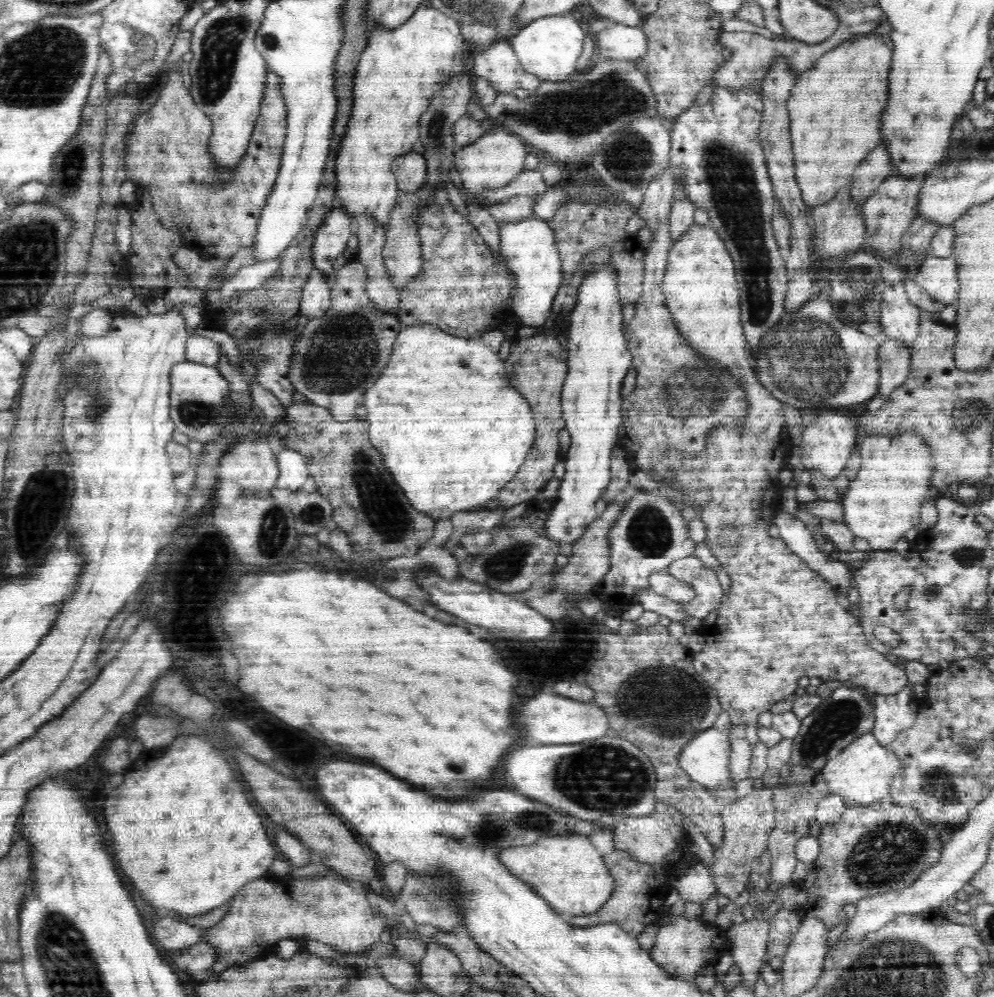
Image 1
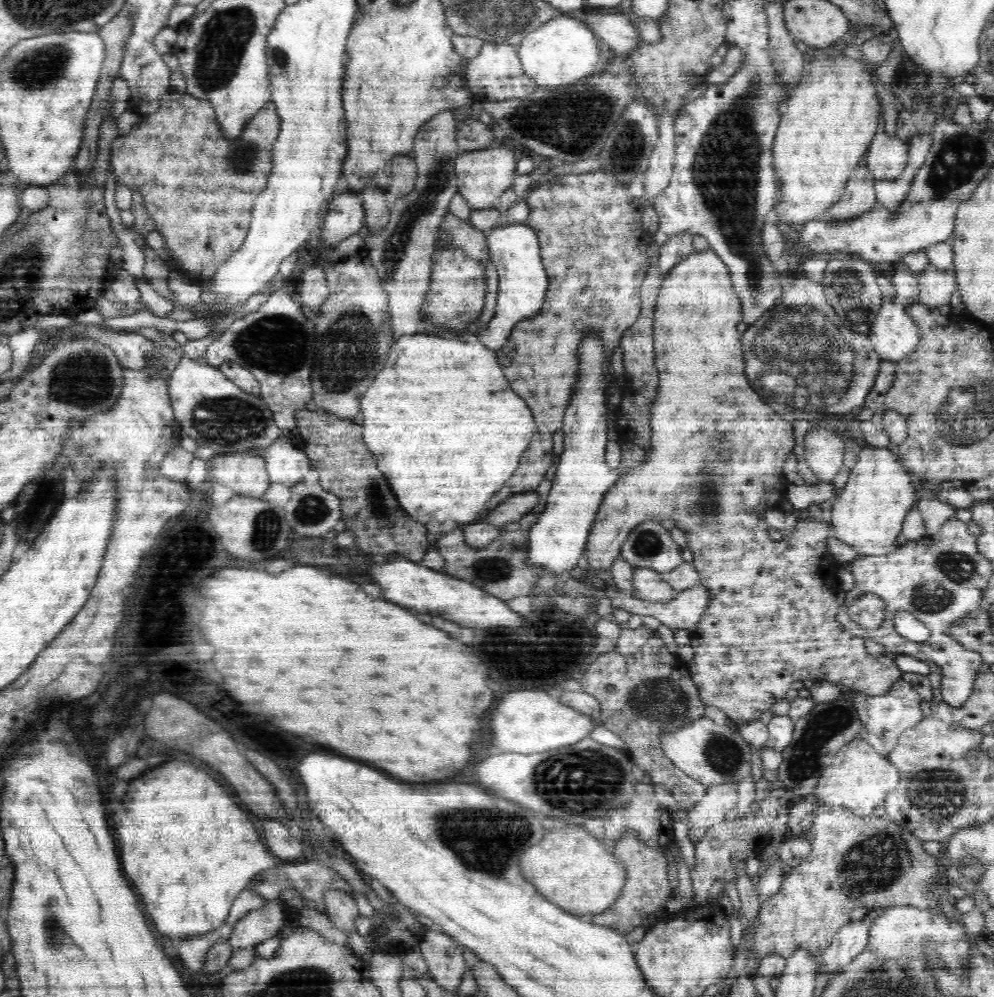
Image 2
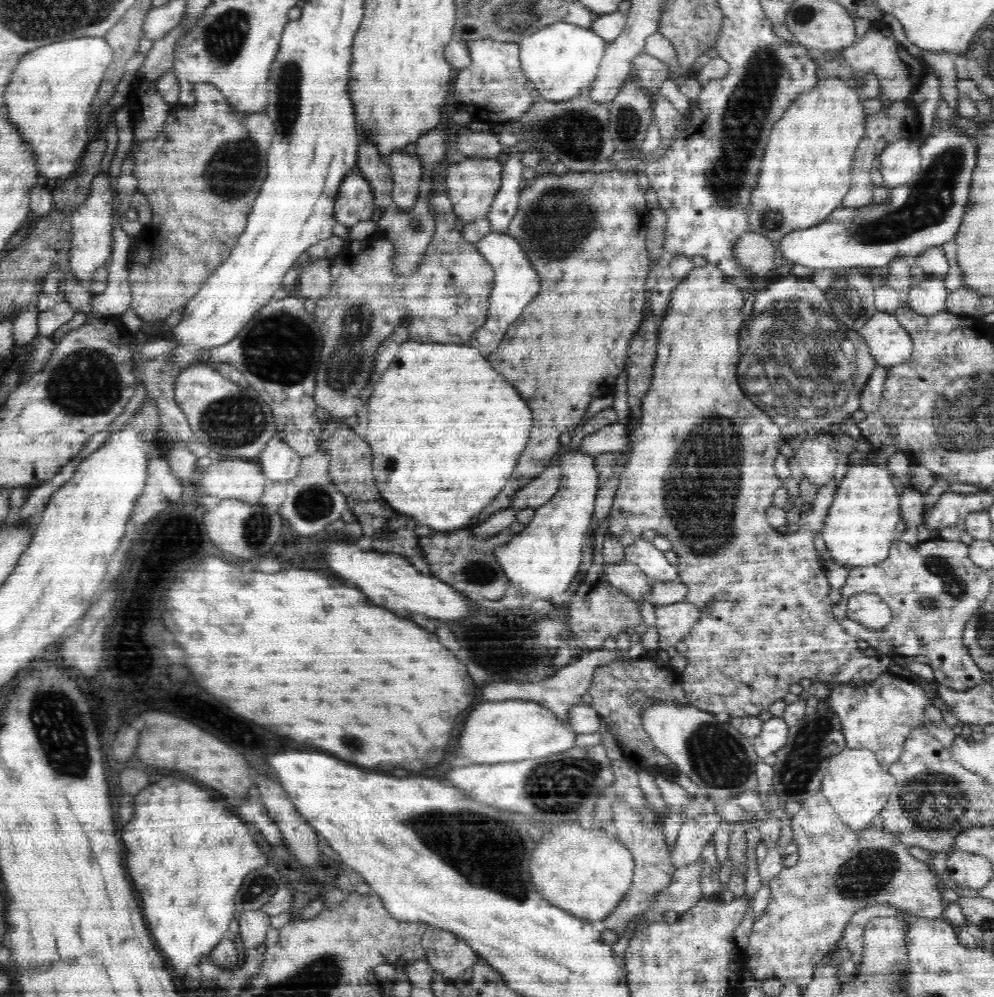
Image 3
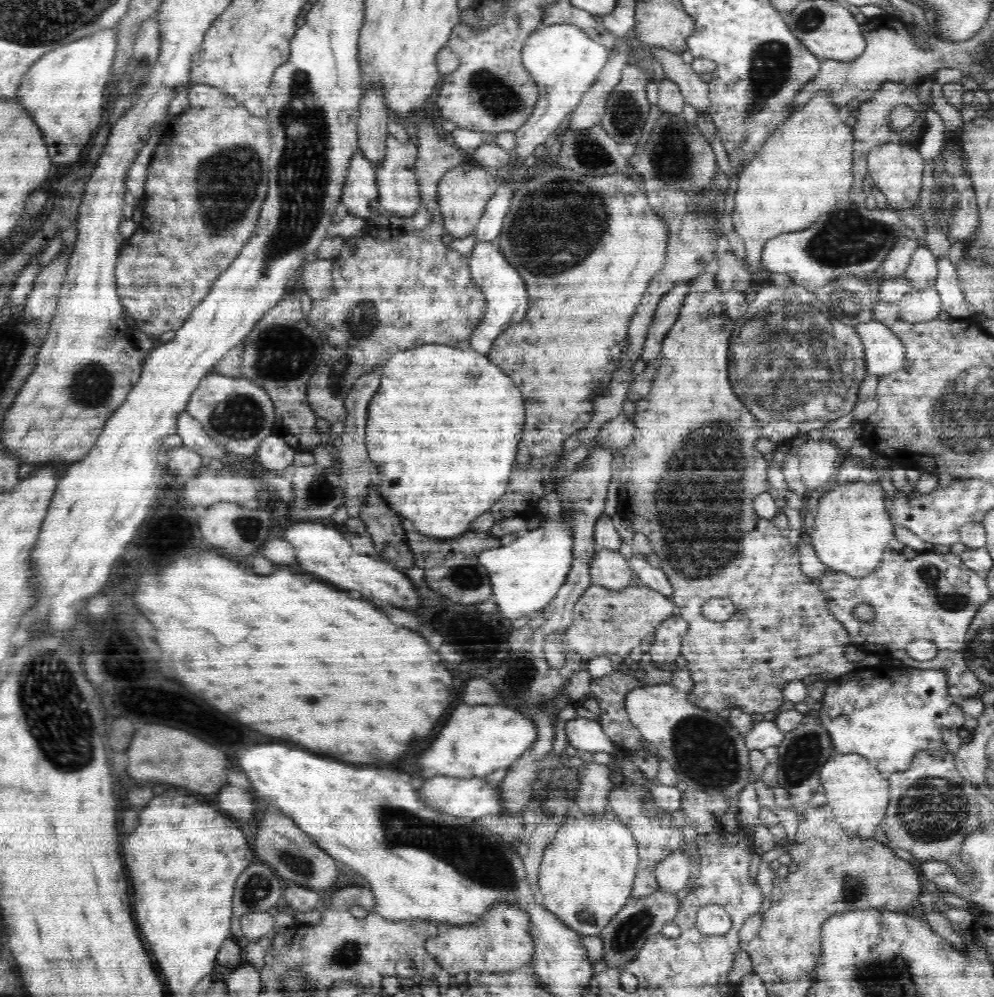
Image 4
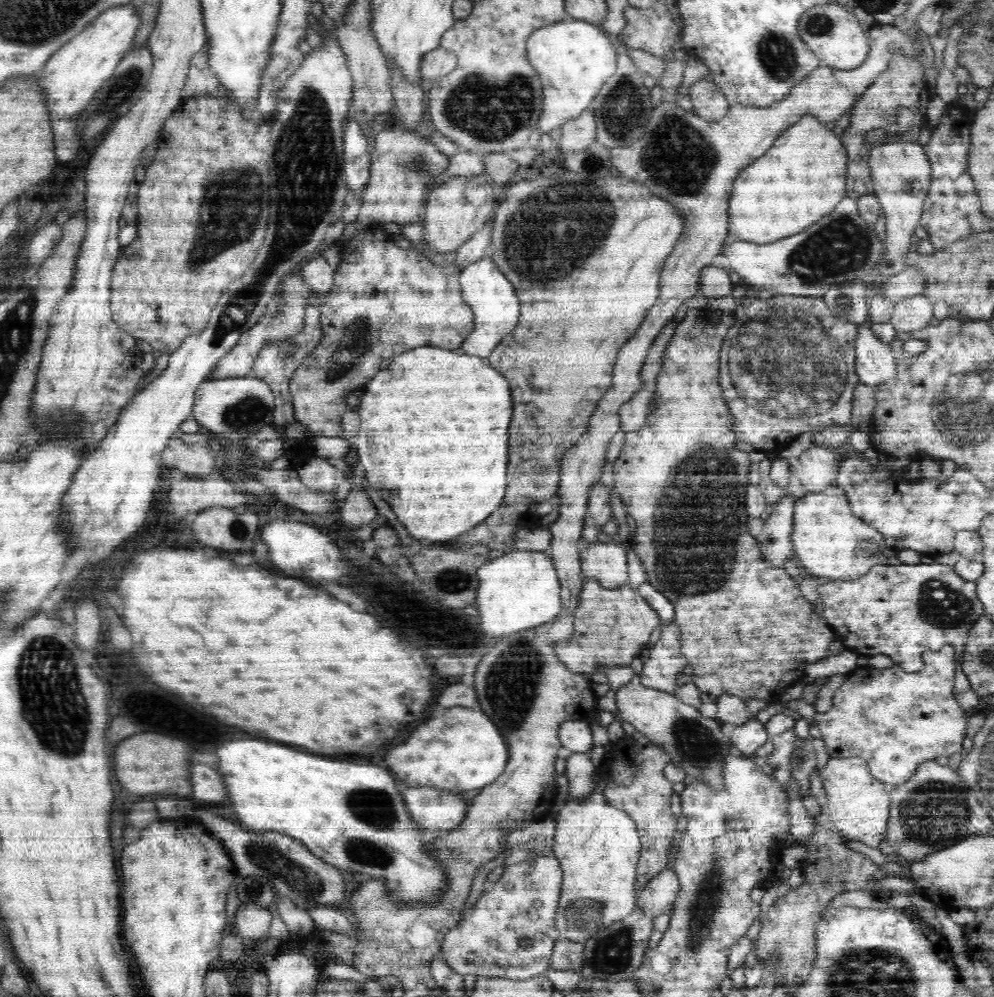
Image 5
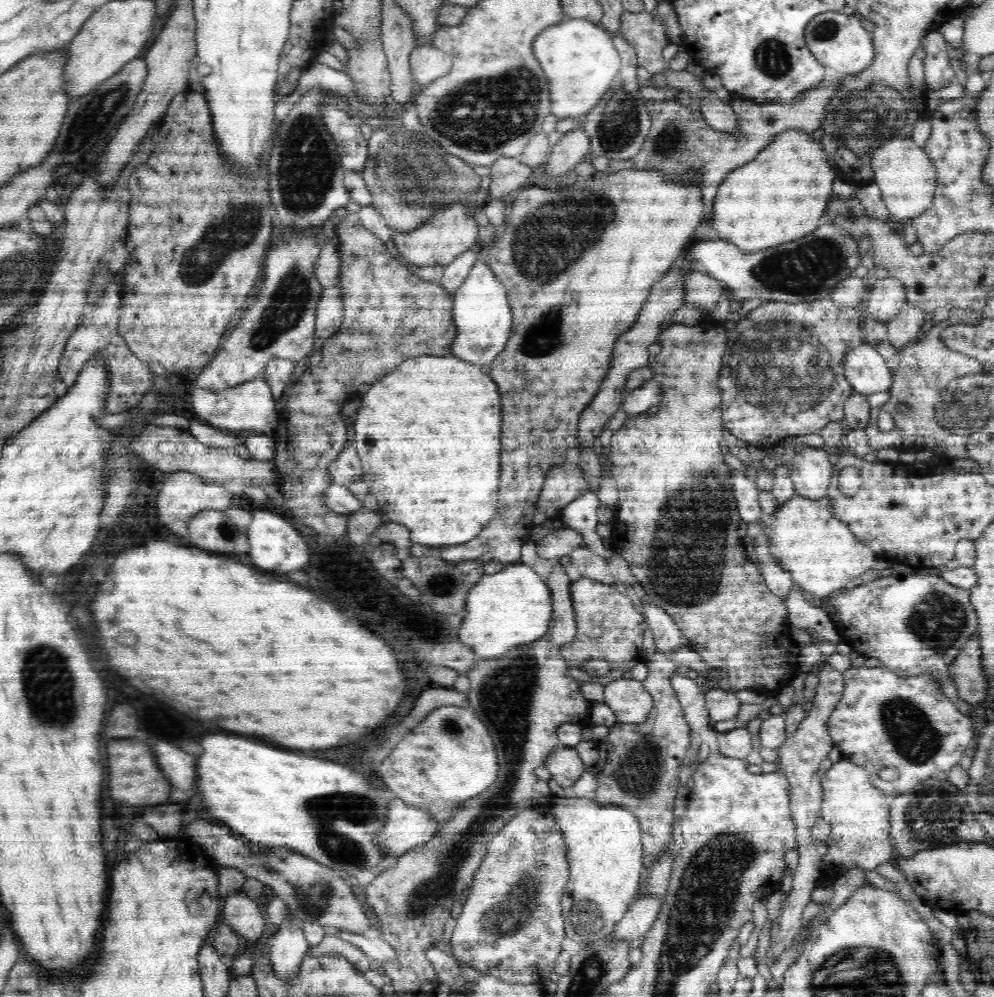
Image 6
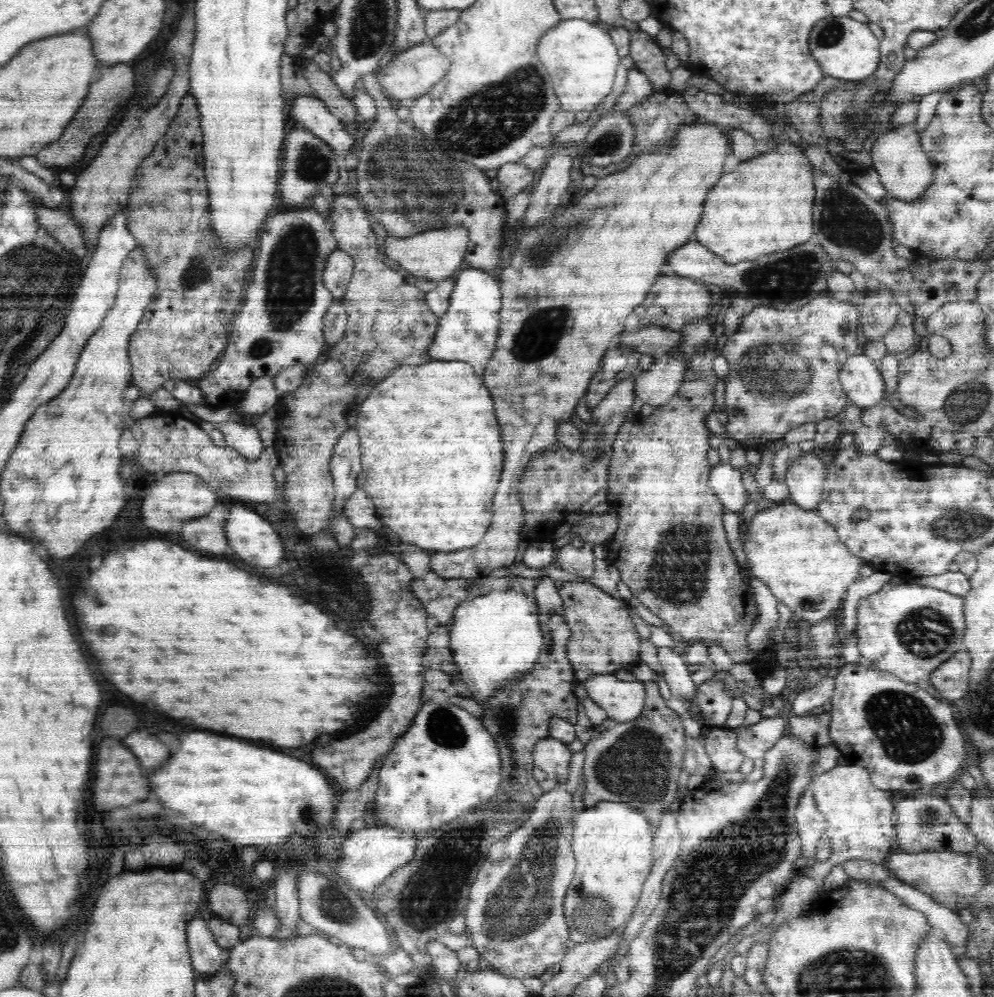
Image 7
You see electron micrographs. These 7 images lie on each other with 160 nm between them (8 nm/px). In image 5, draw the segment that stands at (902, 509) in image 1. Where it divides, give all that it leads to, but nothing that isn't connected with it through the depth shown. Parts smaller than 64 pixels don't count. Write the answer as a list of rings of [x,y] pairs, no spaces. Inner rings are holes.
[[[836,484],[824,490],[806,493],[795,500],[792,546],[804,574],[816,576],[820,582],[856,580],[863,577],[886,555],[884,537],[867,522],[856,518],[847,496]]]

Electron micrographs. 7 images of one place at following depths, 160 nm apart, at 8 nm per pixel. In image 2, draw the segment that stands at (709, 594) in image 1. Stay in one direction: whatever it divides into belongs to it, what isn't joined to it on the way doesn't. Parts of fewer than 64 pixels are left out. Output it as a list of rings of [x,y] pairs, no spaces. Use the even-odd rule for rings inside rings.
[[[615,587],[606,588],[605,594],[610,598],[612,606],[622,608],[632,614],[654,616],[661,624],[670,629],[690,630],[702,618],[709,601],[709,590],[696,587],[679,591],[668,602],[646,602],[632,597]]]

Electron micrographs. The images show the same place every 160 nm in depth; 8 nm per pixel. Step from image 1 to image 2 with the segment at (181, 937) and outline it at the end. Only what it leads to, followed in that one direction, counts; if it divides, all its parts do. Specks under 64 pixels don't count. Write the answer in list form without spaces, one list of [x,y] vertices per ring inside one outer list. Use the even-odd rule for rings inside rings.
[[[224,924],[220,929],[214,930],[200,936],[190,936],[190,938],[178,939],[179,954],[182,962],[196,972],[206,972],[208,977],[212,972],[207,972],[204,968],[206,952],[217,942],[226,941],[233,934],[235,924]]]

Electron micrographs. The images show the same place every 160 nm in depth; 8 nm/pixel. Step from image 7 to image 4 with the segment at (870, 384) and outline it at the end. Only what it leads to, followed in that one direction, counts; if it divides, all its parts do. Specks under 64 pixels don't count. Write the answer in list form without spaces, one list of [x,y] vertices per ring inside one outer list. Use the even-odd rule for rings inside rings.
[[[873,318],[854,328],[862,340],[867,375],[886,377],[902,369],[906,348],[891,328]]]

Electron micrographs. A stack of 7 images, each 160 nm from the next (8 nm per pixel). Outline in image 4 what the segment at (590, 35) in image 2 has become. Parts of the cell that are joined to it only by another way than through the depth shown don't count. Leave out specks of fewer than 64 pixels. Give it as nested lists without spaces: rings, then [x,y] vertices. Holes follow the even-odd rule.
[[[553,24],[552,26],[541,26],[526,39],[521,52],[521,59],[526,70],[532,74],[532,78],[539,86],[539,98],[535,110],[530,118],[514,132],[516,135],[517,162],[522,164],[525,158],[534,152],[539,144],[549,144],[557,129],[568,121],[572,113],[576,111],[579,103],[593,82],[596,82],[600,71],[610,58],[610,50],[598,42],[594,42],[580,27],[573,24]],[[501,182],[475,228],[477,242],[493,242],[503,227],[516,184]]]

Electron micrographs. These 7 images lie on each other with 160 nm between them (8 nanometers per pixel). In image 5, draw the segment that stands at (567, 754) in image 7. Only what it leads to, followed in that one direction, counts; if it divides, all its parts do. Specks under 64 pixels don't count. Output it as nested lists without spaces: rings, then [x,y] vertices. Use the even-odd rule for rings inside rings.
[[[572,753],[566,759],[565,775],[570,784],[570,797],[586,798],[594,792],[594,783],[592,777],[599,773],[589,753]]]

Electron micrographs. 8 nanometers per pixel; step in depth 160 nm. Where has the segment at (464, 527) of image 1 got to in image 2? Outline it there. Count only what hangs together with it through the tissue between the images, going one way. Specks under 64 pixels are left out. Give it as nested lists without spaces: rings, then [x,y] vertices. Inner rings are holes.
[[[526,491],[510,496],[500,503],[494,510],[484,512],[481,519],[494,526],[507,525],[530,513],[540,502],[540,496],[536,491]]]

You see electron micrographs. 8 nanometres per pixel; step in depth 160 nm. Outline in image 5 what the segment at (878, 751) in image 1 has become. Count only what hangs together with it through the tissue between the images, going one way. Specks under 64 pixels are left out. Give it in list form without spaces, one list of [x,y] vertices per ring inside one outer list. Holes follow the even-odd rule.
[[[831,758],[822,770],[823,787],[828,799],[830,819],[847,840],[860,840],[878,849],[887,834],[891,808],[890,786],[876,781],[863,758]]]

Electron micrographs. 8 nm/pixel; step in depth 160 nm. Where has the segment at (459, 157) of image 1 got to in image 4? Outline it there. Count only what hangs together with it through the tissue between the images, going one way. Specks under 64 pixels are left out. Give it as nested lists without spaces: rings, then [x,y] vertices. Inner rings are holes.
[[[475,163],[458,165],[444,174],[437,186],[437,201],[446,234],[453,239],[473,234],[499,184],[493,171]]]

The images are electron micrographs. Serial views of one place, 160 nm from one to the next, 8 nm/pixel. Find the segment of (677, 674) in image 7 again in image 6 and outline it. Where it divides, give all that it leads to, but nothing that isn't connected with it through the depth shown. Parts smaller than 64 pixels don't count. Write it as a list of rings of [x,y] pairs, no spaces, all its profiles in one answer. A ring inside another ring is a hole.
[[[642,603],[645,621],[653,632],[657,652],[668,656],[672,652],[678,652],[678,648],[684,645],[683,633],[676,626],[674,619],[659,606]]]

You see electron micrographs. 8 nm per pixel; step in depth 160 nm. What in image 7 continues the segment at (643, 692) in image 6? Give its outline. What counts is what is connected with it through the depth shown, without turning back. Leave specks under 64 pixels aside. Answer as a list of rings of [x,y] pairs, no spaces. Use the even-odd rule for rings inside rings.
[[[594,675],[582,682],[590,697],[607,712],[608,718],[628,722],[636,718],[645,705],[644,681],[622,681],[612,675]]]

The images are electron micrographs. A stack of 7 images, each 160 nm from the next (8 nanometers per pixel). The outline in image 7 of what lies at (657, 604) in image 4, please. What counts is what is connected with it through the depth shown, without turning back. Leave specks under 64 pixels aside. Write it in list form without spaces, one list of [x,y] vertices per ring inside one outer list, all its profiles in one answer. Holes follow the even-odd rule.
[[[563,583],[562,597],[564,620],[571,630],[566,644],[566,655],[572,663],[576,681],[585,681],[594,675],[612,675],[617,670],[629,669],[640,662],[640,635],[628,615],[628,603],[619,597],[604,593],[593,584]]]

